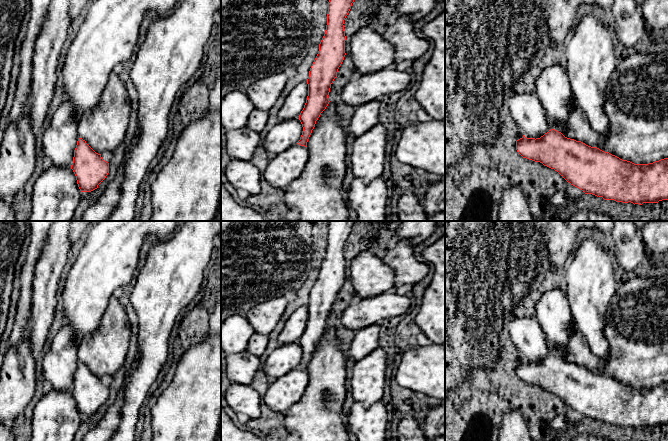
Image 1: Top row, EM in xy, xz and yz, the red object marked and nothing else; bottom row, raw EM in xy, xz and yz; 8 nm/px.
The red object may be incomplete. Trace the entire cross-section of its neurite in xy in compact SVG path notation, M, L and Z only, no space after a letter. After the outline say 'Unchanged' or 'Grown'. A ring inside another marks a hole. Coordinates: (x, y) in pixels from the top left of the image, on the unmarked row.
M112 296L96 330L78 343L79 363L74 374L71 393L81 416L97 413L108 399L109 387L102 383L101 378L104 375L115 375L123 365L129 349L130 337L131 325L127 313L119 300Z. Grown

